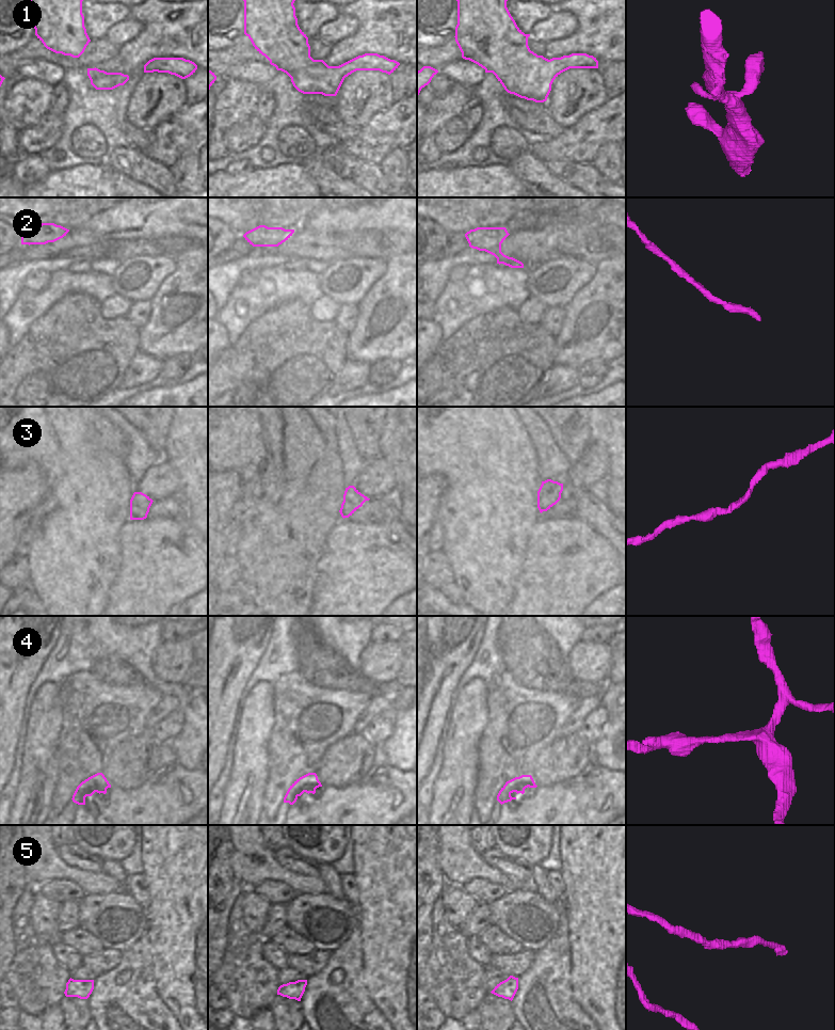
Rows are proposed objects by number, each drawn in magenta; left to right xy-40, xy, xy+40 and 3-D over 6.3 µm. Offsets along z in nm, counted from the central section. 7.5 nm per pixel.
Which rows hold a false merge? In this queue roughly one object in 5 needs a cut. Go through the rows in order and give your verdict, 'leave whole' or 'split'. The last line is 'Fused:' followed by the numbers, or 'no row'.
1: leave whole
2: leave whole
3: leave whole
4: leave whole
5: leave whole
Fused: no row

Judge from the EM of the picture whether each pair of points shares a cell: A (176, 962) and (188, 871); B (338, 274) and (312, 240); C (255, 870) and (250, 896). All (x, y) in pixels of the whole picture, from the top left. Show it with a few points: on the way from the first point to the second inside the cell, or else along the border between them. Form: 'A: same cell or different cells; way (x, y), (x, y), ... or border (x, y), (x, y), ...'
A: same cell; way (177, 939), (177, 914), (186, 893)
B: different cells; border (354, 256), (338, 258), (328, 264)
C: different cells; border (245, 887), (251, 888)

